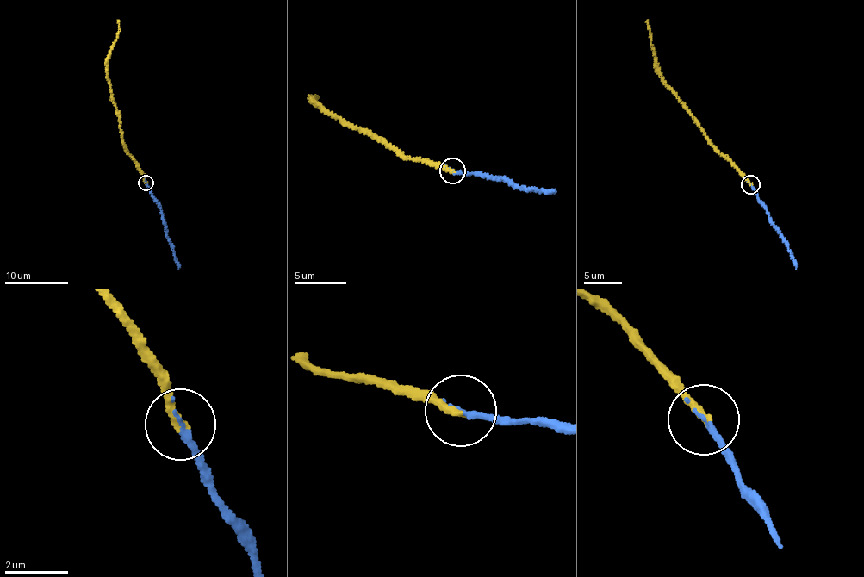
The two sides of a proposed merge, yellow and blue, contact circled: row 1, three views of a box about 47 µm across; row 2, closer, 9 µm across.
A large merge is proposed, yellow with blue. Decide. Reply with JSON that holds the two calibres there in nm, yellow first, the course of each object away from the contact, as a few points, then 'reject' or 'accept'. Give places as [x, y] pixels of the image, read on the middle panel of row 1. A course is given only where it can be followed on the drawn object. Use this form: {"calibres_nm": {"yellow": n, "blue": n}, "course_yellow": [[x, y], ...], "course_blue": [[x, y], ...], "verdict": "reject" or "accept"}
{"calibres_nm": {"yellow": 260, "blue": 200}, "course_yellow": [[453, 170], [438, 168], [344, 124], [311, 102], [316, 96], [307, 98]], "course_blue": [[453, 170], [503, 178], [529, 190], [554, 191]], "verdict": "accept"}

